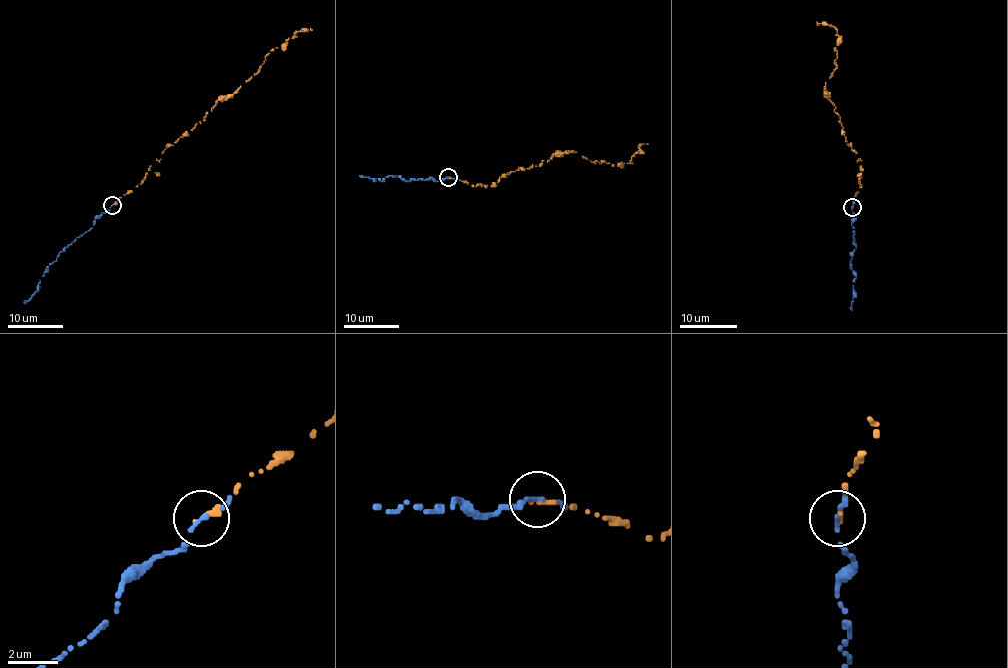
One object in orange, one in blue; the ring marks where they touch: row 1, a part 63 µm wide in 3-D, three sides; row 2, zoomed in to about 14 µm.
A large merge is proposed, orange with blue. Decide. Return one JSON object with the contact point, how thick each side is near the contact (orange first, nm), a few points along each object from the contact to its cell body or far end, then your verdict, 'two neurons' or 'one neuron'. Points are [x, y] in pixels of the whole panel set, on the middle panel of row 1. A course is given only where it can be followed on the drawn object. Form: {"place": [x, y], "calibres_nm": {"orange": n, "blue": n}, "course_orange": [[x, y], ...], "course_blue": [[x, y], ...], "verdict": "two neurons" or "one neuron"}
{"place": [448, 177], "calibres_nm": {"orange": 220, "blue": 130}, "course_orange": [[449, 178], [497, 185], [509, 173], [541, 166], [543, 160], [568, 152], [594, 163], [622, 166], [646, 144]], "course_blue": [[449, 177], [435, 181], [431, 177], [405, 181], [389, 175], [381, 181], [359, 175]], "verdict": "one neuron"}

